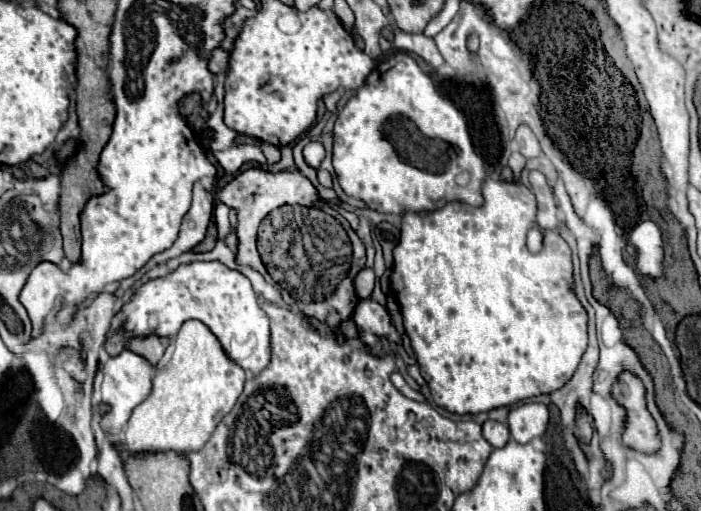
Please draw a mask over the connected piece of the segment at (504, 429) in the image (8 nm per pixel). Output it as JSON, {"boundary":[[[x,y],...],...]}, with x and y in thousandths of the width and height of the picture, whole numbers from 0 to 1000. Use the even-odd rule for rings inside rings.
{"boundary":[[[693,824],[688,832],[688,851],[702,875],[719,875],[728,863],[728,840],[713,824]]]}

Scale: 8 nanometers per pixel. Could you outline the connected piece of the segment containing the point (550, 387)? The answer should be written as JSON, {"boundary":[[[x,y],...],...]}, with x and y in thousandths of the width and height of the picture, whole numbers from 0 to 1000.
{"boundary":[[[693,350],[688,366],[690,401],[673,405],[665,397],[636,397],[631,409],[622,409],[619,417],[579,417],[573,425],[573,464],[571,476],[562,487],[562,534],[559,534],[559,562],[576,620],[576,640],[585,659],[585,675],[593,691],[599,730],[605,746],[613,757],[616,781],[625,796],[665,812],[665,808],[693,808],[710,796],[722,796],[730,789],[739,789],[753,777],[765,777],[773,769],[787,769],[799,761],[822,726],[830,691],[836,687],[839,656],[839,613],[825,589],[819,573],[819,526],[816,526],[816,499],[813,483],[796,456],[776,456],[776,487],[770,495],[756,495],[750,483],[750,456],[756,448],[756,432],[765,429],[765,389],[759,370],[748,366],[745,358],[728,358],[728,354],[705,354]]]}

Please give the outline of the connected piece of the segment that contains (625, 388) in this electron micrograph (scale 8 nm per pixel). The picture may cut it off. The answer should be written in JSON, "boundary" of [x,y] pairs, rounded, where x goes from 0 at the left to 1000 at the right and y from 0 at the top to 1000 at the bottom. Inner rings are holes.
{"boundary":[[[890,722],[873,753],[876,781],[893,800],[887,863],[919,890],[939,886],[944,863],[939,832],[922,796],[922,757],[910,734]]]}

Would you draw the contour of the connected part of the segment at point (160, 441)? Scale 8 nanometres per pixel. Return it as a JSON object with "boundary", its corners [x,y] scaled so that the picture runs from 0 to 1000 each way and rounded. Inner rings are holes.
{"boundary":[[[265,628],[227,706],[214,773],[180,828],[183,886],[200,883],[282,883],[300,847],[340,785],[351,726],[320,695],[314,667],[288,628]]]}

